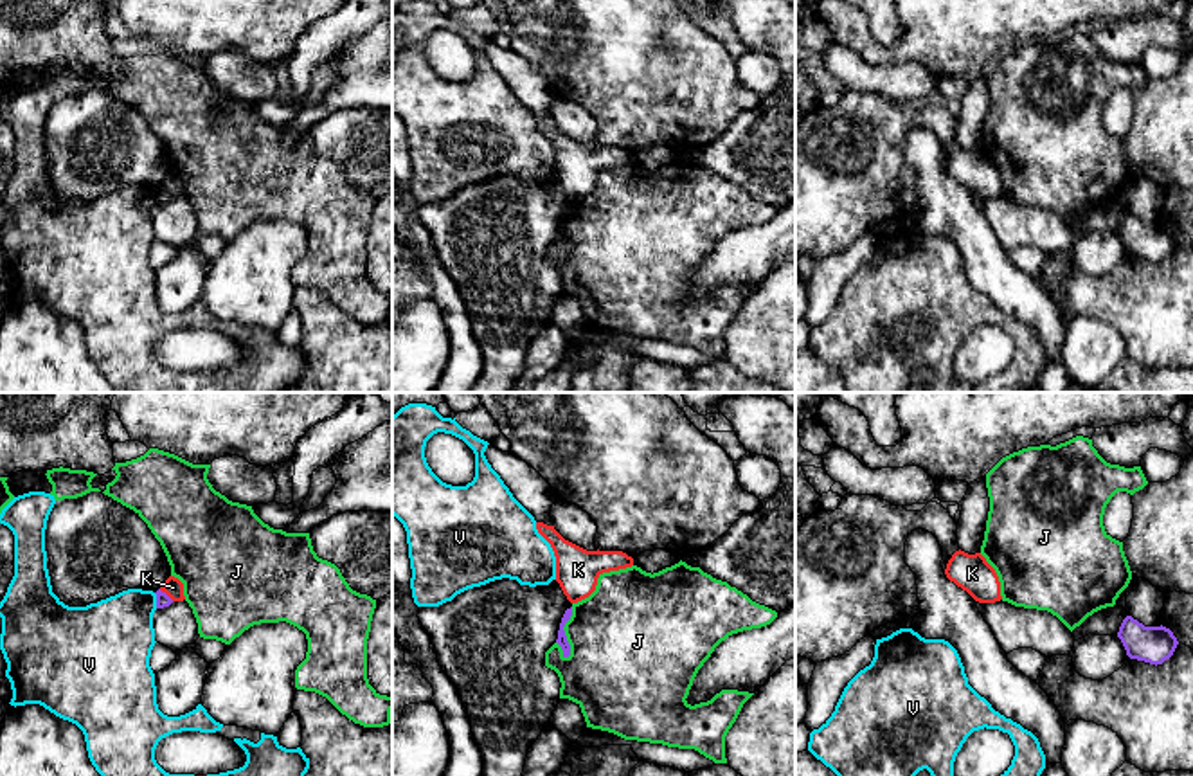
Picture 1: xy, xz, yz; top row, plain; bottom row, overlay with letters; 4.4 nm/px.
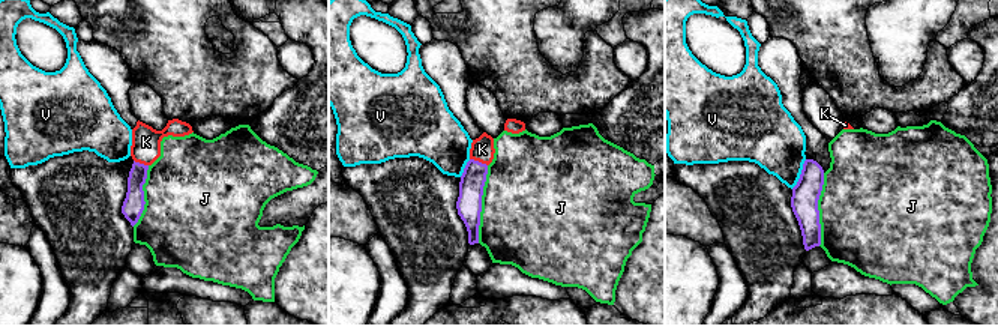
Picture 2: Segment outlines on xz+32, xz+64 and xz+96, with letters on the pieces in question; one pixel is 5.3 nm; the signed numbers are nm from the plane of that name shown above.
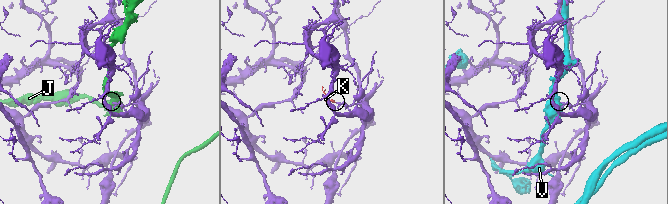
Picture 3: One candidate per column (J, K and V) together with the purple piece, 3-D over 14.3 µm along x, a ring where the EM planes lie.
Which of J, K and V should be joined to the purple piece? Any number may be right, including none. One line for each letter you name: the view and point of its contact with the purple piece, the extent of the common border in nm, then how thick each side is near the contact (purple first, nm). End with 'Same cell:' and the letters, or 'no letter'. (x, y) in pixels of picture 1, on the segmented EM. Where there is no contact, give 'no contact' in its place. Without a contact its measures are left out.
Same cell: no letter

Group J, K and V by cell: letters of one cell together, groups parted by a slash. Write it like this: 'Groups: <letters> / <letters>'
Groups: J / K / V

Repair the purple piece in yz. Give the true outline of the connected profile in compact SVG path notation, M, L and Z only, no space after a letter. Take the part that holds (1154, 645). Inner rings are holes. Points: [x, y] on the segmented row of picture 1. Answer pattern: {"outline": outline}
{"outline": "M1132 616L1123 619L1117 637L1130 659L1144 661L1155 666L1170 659L1179 645L1170 628L1162 625L1144 627Z"}

